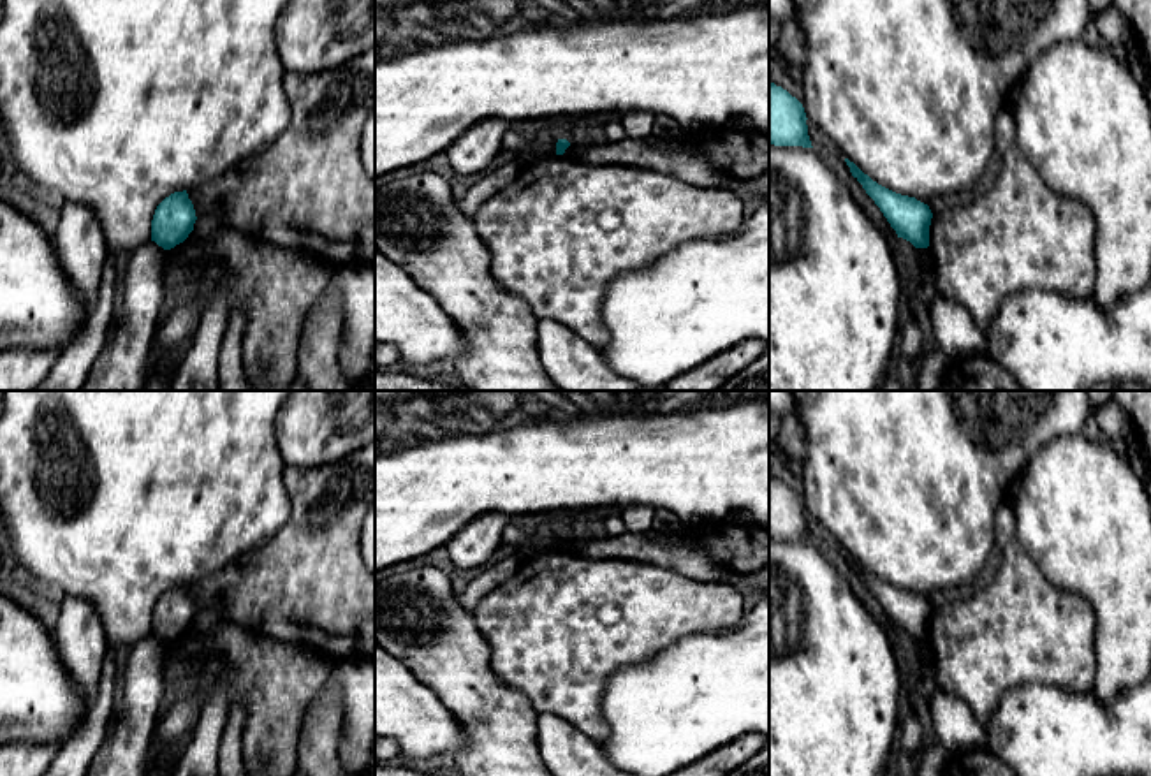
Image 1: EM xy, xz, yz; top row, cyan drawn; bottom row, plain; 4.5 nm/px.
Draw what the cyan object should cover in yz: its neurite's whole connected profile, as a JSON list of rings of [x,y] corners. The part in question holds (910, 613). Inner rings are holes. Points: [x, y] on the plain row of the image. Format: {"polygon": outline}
{"polygon": [[[845,553],[852,570],[880,602],[898,632],[910,635],[915,642],[929,641],[929,619],[933,607],[927,598],[915,591],[896,588],[864,568],[854,556]]]}

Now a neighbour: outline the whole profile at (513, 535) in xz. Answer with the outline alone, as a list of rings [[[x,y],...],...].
[[[514,524],[503,530],[503,544],[512,545],[521,558],[533,553],[533,535],[524,533]]]

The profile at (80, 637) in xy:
[[[65,595],[53,637],[77,693],[90,709],[99,695],[109,648],[100,616],[86,600]]]

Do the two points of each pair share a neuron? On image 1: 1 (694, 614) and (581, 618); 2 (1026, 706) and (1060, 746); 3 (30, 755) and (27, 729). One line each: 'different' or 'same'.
1: same
2: same
3: different

